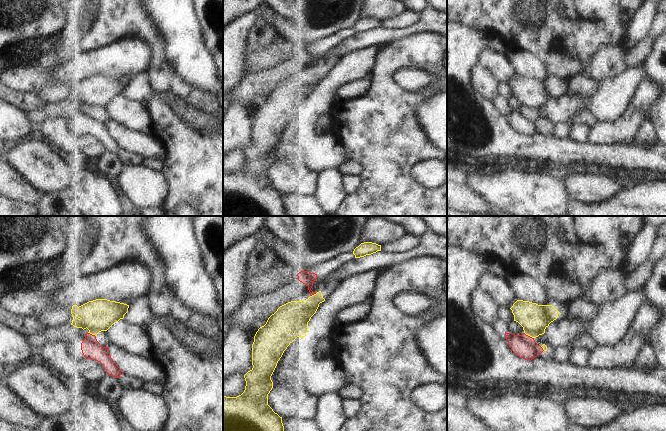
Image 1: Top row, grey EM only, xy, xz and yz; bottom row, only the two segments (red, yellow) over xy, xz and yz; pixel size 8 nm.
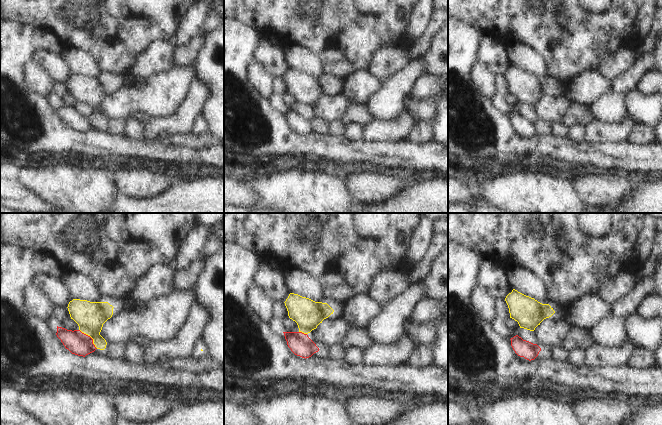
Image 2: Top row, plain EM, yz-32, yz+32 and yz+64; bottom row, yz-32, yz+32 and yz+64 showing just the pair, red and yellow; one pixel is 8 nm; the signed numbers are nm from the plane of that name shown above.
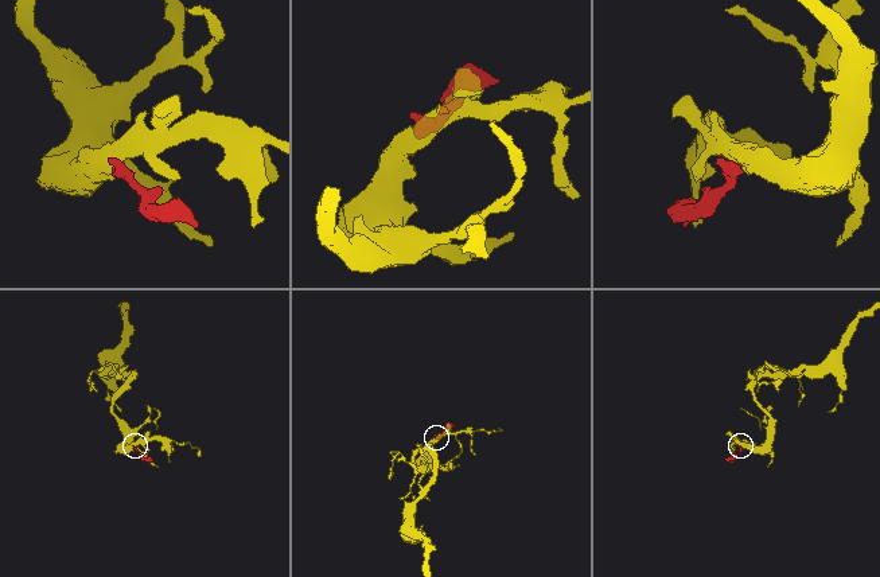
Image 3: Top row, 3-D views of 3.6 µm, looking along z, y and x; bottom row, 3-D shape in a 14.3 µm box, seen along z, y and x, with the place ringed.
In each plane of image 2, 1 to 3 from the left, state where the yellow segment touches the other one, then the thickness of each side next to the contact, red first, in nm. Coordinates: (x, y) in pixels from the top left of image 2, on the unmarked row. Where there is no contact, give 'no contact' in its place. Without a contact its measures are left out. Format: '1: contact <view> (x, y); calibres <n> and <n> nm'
1: contact yz-32 (90, 113); calibres 190 and 240 nm
2: contact yz+32 (303, 109); calibres 180 and 240 nm
3: no contact

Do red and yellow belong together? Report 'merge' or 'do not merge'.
do not merge

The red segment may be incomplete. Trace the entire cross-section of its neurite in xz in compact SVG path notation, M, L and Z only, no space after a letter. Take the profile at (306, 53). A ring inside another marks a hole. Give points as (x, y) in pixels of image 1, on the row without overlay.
M301 47L297 50L297 52L298 56L308 63L310 72L316 70L316 68L313 68L311 66L311 64L313 62L313 59L317 56L317 50L311 49L309 47Z

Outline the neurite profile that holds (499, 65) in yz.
M484 51L480 55L480 63L498 79L500 84L511 84L518 76L508 56L496 51Z

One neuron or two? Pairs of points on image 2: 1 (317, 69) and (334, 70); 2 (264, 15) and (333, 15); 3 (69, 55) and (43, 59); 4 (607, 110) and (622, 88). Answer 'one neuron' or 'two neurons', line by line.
1: two neurons
2: one neuron
3: two neurons
4: one neuron

